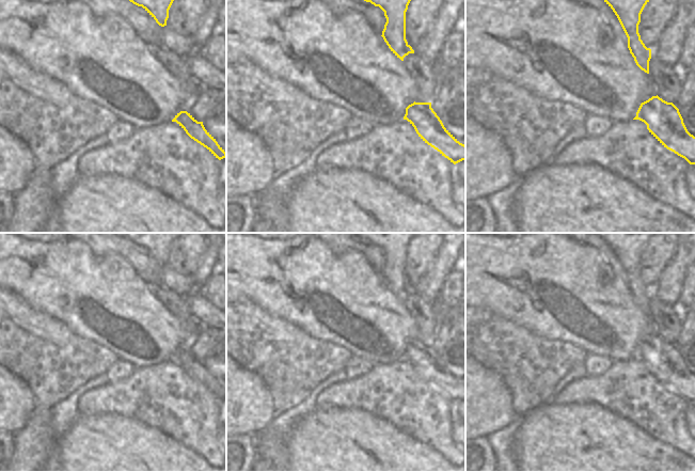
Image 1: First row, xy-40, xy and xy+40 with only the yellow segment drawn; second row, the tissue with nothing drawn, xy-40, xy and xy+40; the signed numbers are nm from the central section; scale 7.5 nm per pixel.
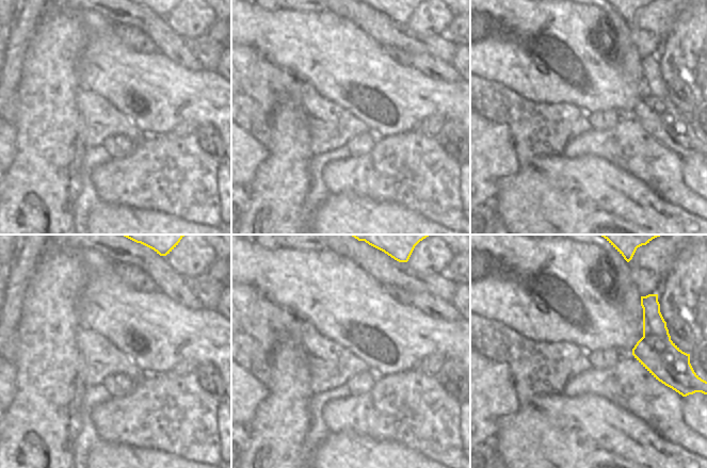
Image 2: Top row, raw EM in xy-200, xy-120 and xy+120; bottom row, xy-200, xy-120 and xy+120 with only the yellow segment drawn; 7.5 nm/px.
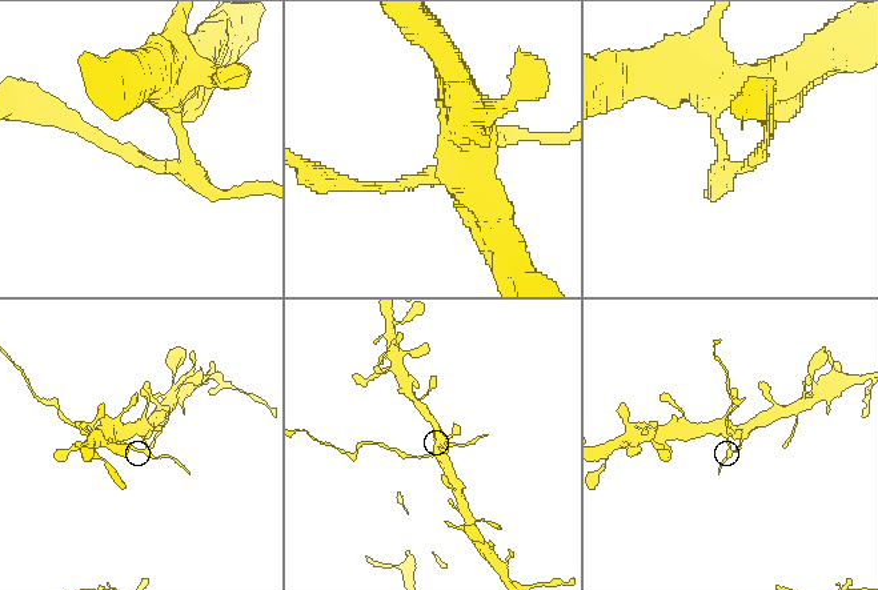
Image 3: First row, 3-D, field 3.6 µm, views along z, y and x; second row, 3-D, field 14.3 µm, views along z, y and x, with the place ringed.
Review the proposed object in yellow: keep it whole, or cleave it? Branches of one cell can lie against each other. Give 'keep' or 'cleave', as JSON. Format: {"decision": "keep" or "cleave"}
{"decision": "cleave"}

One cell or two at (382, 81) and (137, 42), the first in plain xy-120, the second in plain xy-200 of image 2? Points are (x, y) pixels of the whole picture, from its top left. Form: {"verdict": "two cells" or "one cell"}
{"verdict": "two cells"}

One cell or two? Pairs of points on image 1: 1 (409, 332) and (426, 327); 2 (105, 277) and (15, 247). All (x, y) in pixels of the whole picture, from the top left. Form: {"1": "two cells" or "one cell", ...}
{"1": "two cells", "2": "one cell"}

